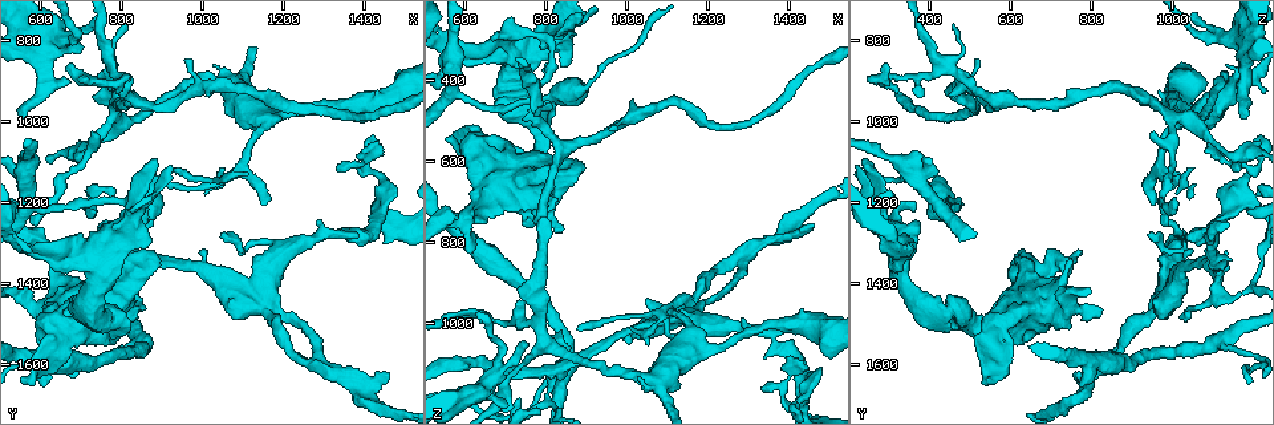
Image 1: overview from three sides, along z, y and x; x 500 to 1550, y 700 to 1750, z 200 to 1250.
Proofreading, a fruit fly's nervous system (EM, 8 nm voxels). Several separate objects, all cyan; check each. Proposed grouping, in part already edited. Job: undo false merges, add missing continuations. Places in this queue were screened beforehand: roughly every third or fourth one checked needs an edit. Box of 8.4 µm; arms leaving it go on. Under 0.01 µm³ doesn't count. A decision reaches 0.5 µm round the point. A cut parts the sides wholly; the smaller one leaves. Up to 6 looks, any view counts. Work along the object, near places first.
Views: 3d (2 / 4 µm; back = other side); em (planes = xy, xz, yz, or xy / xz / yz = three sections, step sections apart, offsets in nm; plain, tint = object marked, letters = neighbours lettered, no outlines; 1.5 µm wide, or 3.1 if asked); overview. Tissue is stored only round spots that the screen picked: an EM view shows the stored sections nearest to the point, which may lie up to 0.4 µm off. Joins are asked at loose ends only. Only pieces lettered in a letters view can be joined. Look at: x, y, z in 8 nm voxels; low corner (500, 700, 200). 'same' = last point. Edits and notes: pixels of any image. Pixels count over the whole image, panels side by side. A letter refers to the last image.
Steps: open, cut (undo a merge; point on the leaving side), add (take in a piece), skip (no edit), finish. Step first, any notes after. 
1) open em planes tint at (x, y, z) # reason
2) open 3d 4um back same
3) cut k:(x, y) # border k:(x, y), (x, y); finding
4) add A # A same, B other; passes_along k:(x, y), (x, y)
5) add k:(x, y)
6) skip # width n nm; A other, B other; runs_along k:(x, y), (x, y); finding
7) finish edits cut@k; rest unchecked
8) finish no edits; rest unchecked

open 3d 2um back at (840, 1545, 1120)

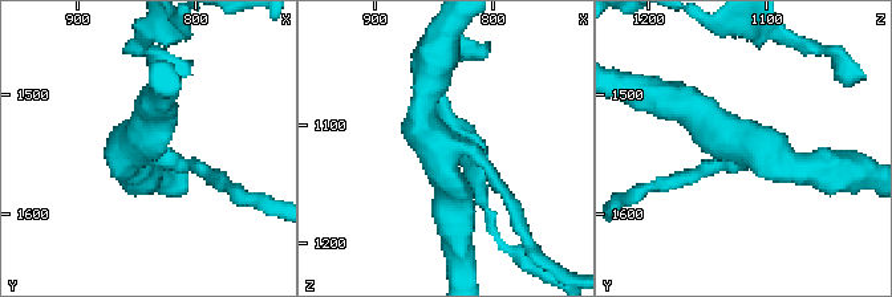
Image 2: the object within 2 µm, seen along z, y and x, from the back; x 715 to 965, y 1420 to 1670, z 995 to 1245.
open em planes plain at (844, 1550, 1116) # arms 3; now the EM

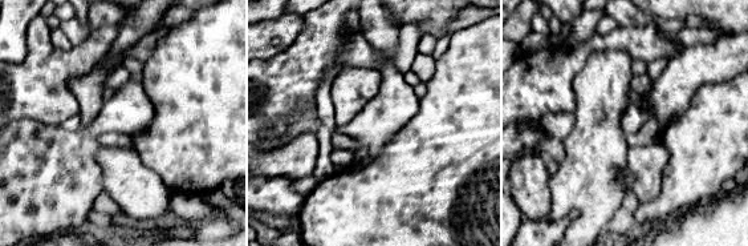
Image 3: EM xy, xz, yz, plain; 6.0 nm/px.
open em planes letters same

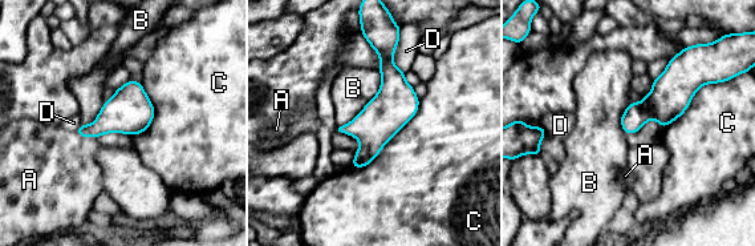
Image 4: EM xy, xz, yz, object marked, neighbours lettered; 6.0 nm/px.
skip # A other, B other, C other, D other; border 4:(378, 69), (378, 92), (336, 125); one neuron here

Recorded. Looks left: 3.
open 3d 4um at (1265, 1525, 885) # thick turns thin

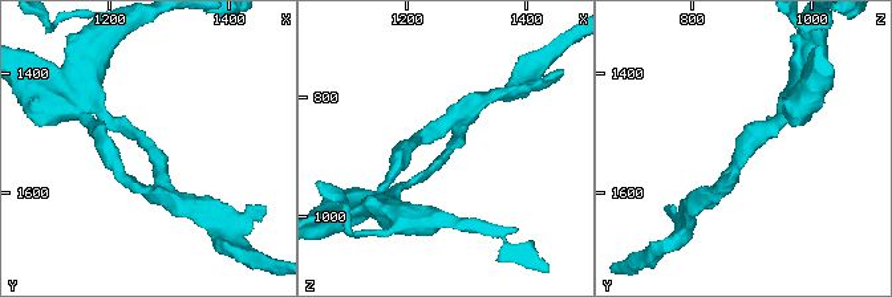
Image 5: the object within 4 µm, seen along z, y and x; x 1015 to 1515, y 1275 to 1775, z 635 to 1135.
open em xy step 8 letters at (1270, 1520, 890) # need the tissue

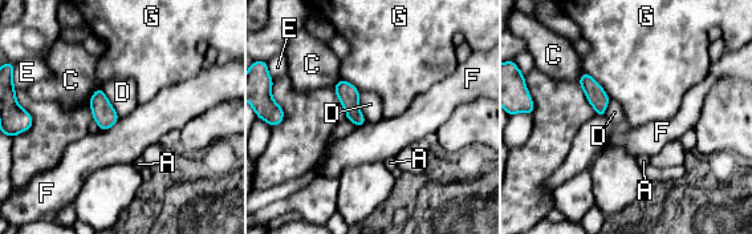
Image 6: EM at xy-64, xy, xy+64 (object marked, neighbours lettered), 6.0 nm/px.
open em planes letters same

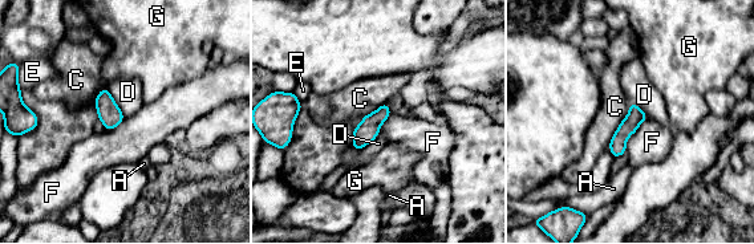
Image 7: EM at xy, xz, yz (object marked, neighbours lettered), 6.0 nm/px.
skip # width 110 nm; A other, C other, D other, E other, F other, G other; runs_along 7:(632, 106), (616, 153); one neuron here

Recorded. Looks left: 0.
finish no edits; rest unchecked

